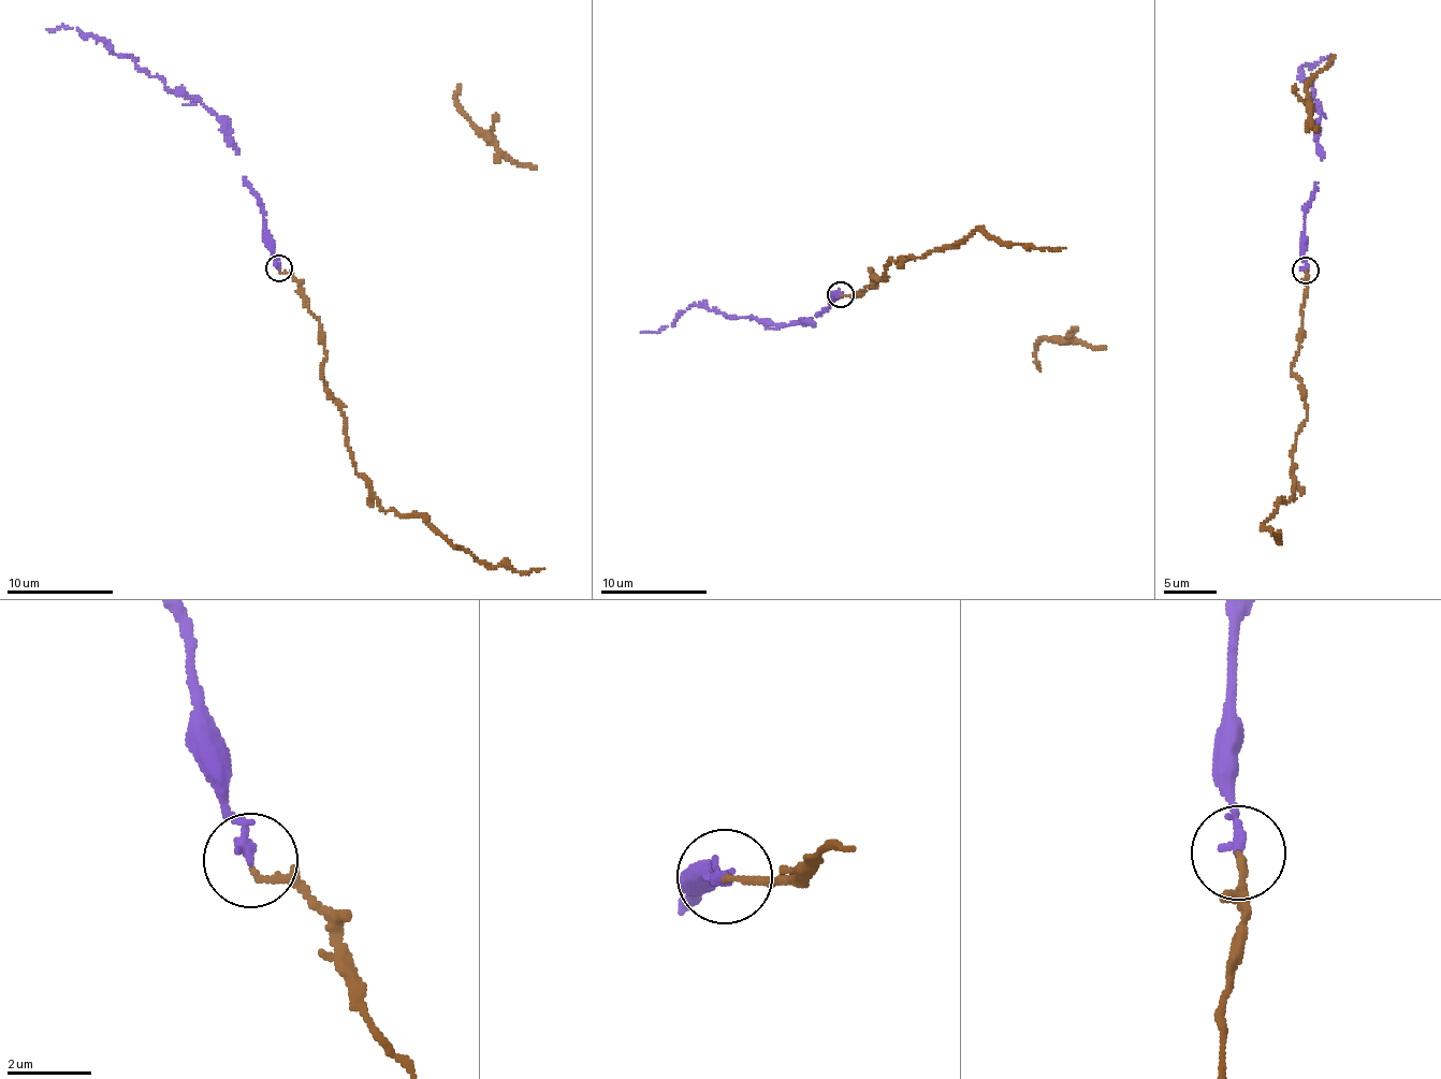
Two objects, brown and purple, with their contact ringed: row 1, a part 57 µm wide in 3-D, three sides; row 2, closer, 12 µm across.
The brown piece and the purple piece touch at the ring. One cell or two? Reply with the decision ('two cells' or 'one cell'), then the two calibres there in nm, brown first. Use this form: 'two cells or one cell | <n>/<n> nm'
one cell | 150/240 nm

